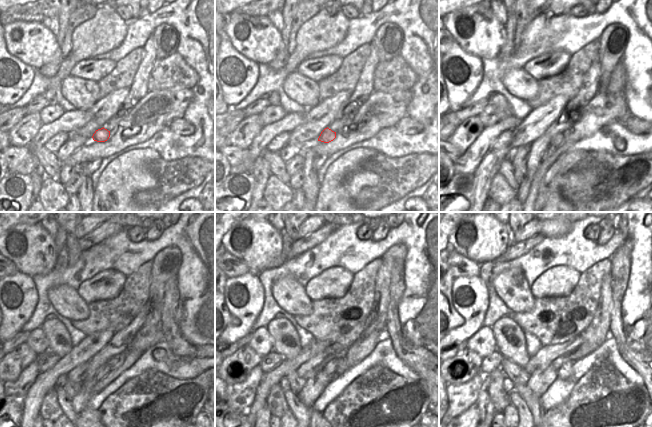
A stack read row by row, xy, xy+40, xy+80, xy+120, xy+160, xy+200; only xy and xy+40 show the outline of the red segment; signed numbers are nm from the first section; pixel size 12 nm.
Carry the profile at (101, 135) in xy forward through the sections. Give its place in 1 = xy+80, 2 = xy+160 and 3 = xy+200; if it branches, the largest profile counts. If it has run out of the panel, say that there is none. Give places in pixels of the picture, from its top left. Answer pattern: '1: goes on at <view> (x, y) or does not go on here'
1: goes on at xy+80 (557, 140)
2: goes on at xy+160 (341, 368)
3: goes on at xy+200 (565, 372)

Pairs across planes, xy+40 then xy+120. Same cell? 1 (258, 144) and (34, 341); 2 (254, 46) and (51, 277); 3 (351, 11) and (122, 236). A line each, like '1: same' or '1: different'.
1: different
2: different
3: different

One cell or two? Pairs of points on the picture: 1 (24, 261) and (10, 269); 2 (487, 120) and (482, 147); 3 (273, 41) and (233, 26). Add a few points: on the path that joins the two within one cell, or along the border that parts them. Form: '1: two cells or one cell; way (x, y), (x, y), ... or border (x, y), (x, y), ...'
1: two cells; border (10, 259), (18, 270)
2: two cells; border (501, 119), (485, 127)
3: one cell; way (261, 41), (242, 42), (235, 38)

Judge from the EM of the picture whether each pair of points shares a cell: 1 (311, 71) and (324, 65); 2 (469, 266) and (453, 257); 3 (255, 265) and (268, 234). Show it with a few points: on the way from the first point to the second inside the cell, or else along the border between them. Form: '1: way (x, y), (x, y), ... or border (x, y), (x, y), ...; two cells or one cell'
1: way (314, 71), (321, 68); one cell
2: way (465, 262), (457, 261); one cell
3: way (257, 257), (260, 242); one cell

